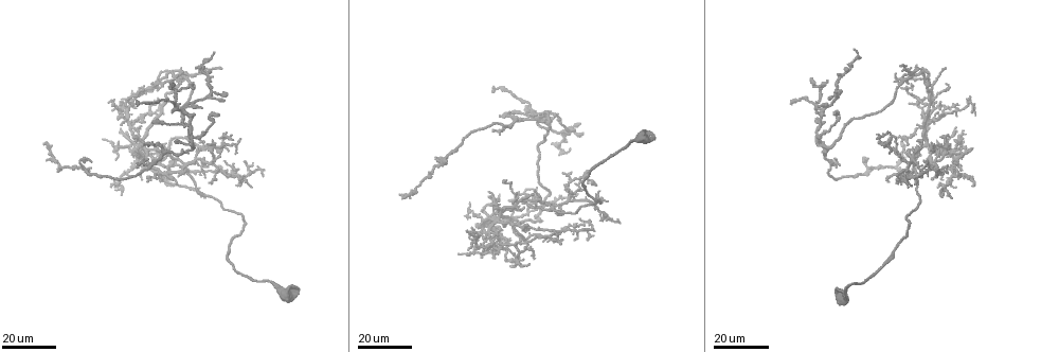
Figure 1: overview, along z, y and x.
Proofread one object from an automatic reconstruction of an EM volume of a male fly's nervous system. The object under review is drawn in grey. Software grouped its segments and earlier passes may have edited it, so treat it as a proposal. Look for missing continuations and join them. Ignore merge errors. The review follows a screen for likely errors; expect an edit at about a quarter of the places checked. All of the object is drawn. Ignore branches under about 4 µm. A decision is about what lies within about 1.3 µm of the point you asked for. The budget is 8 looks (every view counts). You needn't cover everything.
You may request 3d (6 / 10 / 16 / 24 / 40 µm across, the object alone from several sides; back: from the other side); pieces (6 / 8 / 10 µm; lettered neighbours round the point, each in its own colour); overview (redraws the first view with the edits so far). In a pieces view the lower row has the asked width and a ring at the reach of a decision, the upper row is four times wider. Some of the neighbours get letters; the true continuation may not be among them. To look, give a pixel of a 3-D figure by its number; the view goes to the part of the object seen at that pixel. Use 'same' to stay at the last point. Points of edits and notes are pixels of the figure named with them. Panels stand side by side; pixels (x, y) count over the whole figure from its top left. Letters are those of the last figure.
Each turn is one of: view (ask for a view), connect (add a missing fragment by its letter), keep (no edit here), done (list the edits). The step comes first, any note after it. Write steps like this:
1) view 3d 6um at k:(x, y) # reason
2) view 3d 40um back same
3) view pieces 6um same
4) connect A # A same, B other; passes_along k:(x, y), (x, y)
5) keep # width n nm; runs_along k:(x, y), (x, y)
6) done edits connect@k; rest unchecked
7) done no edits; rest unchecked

view 3d 24um at 1:(949, 171)

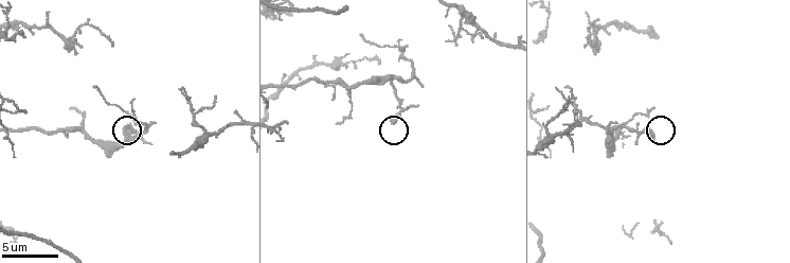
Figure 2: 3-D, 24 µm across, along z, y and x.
view pieces 10um at 2:(653, 136)

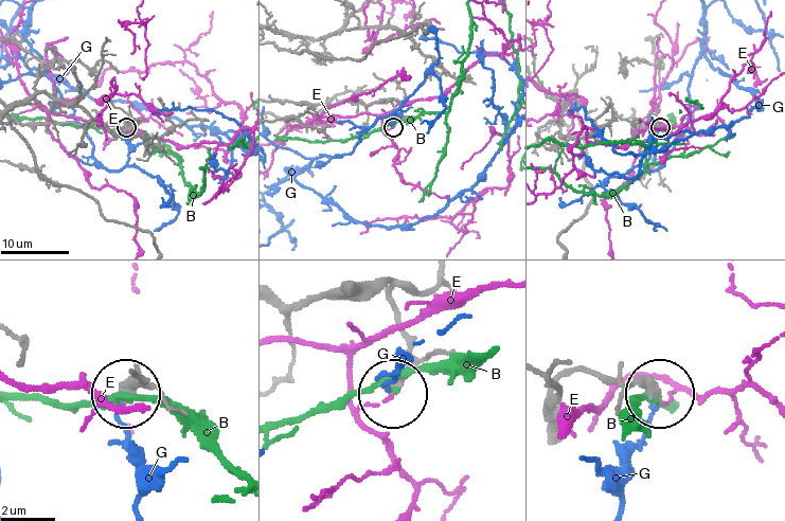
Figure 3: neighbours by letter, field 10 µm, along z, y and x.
keep # B other, E other, G other; runs_along 3:(325, 104), (393, 100), (393, 127); no lettered fragment goes on from it

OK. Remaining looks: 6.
view 3d 6um at 2:(582, 126)

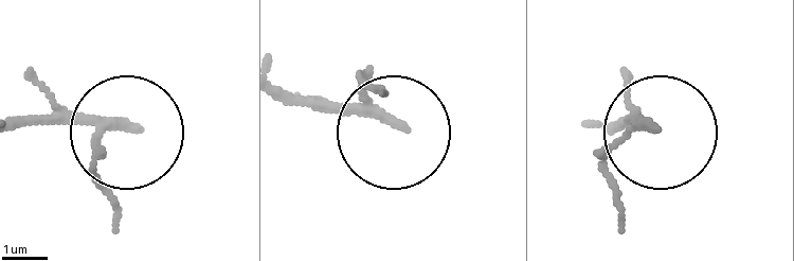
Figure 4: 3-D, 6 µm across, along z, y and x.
view pieces 10um at 4:(398, 123) # see the neighbours

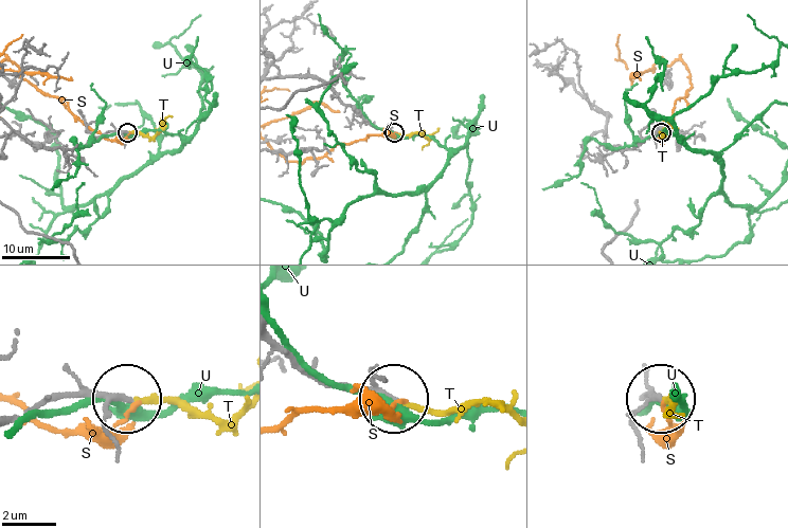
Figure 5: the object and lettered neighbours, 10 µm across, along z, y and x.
connect T # S other, T same, U other; passes_along 5:(110, 131), (151, 137), (172, 115); it goes on there

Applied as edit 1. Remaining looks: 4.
view 3d 16um at 1:(523, 206) # free end

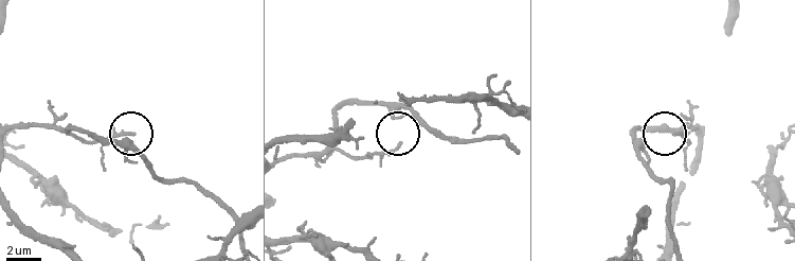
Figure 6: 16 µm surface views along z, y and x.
view pieces 10um at 6:(673, 136)

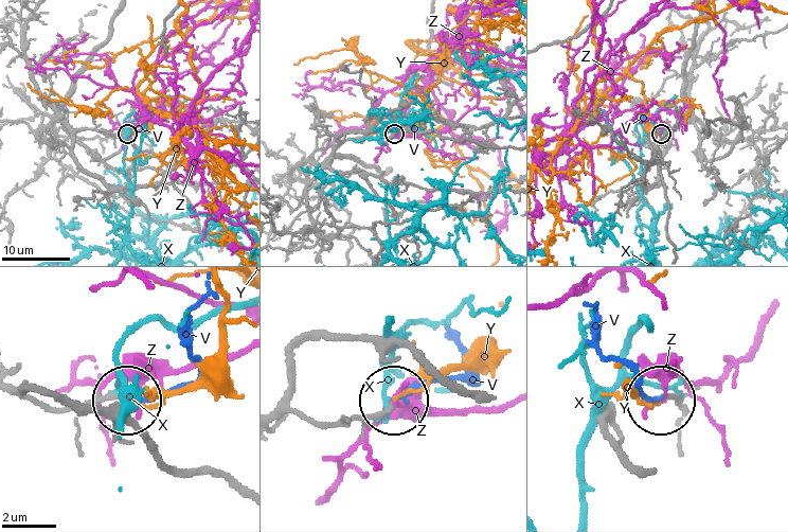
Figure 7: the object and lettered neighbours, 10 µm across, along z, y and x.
connect V # V same, X other, Y other, Z other; passes_along 7:(326, 424), (378, 414), (460, 373), (460, 335); the cell continues

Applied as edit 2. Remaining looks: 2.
view 3d 16um at 1:(153, 120) # end of a long branch

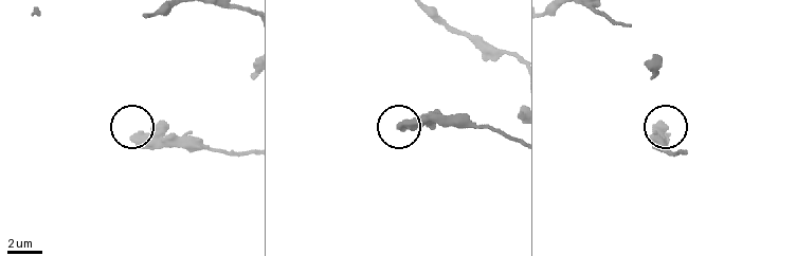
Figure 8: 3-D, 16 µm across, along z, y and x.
view pieces 10um at 8:(398, 125)

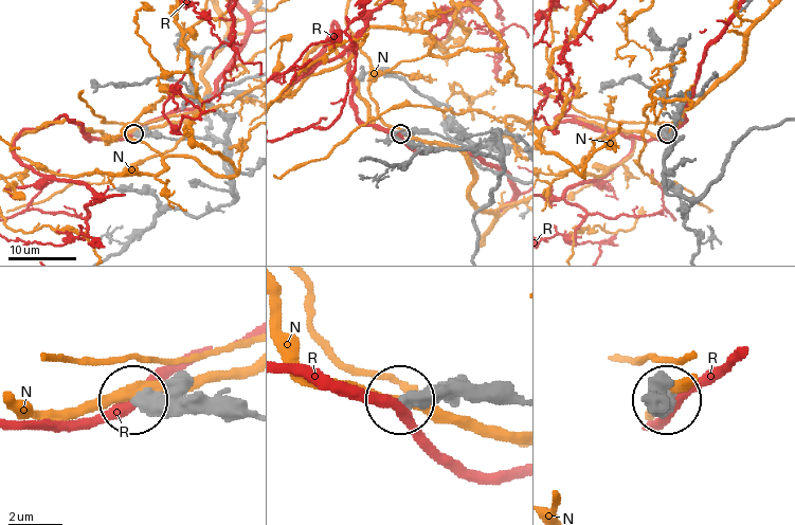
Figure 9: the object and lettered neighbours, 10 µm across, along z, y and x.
keep # N other, R other; runs_along 9:(229, 152), (226, 144), (206, 138), (134, 134); none of them fits

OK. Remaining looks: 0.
done edits connect@5, connect@7; rest unchecked

